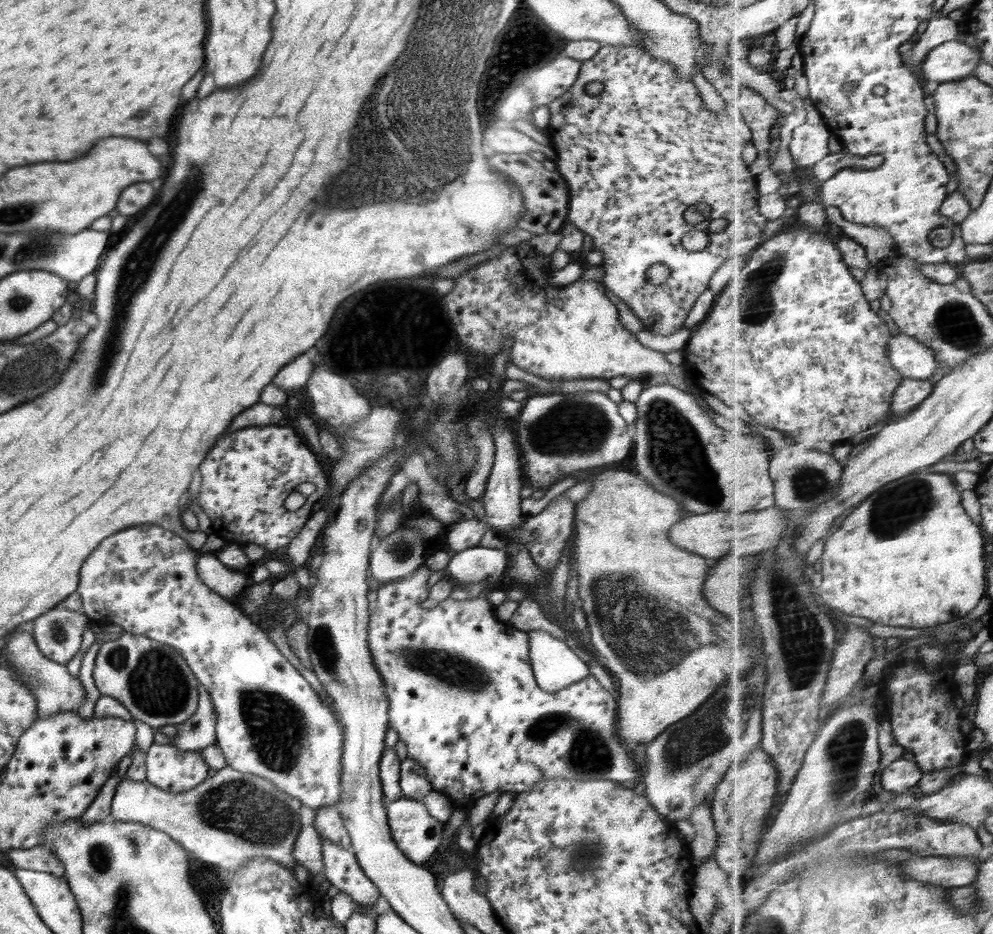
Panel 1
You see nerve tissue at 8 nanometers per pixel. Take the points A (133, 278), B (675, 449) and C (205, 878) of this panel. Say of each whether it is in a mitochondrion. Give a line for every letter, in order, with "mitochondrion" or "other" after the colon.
A: mitochondrion
B: mitochondrion
C: mitochondrion

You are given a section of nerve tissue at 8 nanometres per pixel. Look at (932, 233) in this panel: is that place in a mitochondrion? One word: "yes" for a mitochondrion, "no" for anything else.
yes

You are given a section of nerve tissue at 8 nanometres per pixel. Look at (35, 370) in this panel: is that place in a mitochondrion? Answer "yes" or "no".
yes

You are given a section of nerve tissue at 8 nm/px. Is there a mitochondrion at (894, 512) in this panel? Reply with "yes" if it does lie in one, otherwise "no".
yes

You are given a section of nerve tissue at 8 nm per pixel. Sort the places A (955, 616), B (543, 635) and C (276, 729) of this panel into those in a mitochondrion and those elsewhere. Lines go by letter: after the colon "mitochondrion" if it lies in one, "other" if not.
A: other
B: other
C: mitochondrion

